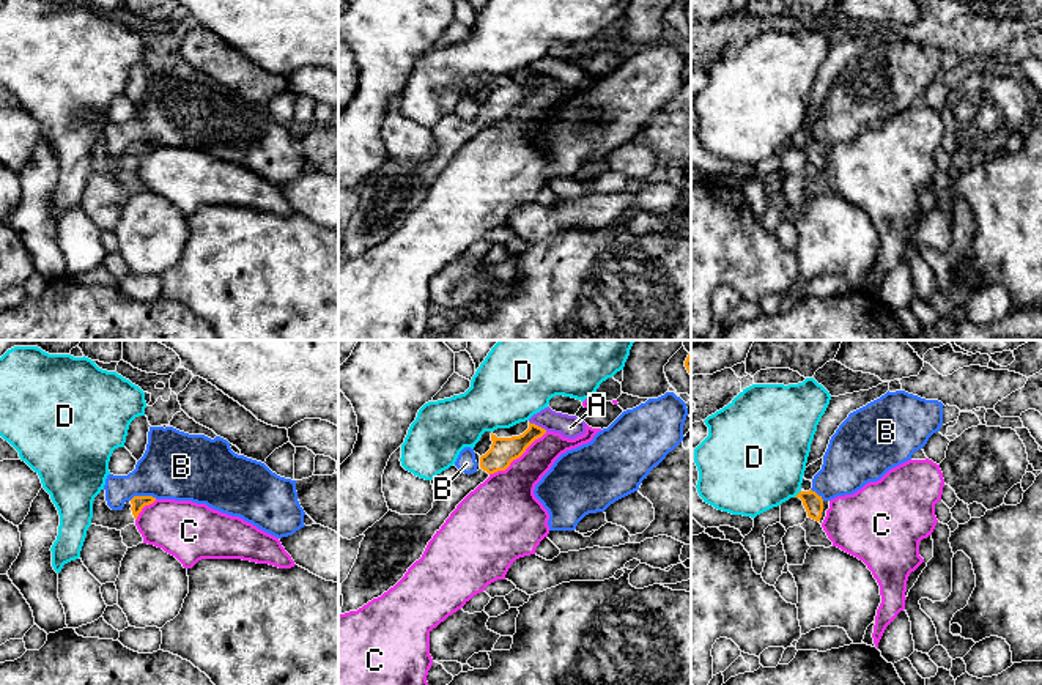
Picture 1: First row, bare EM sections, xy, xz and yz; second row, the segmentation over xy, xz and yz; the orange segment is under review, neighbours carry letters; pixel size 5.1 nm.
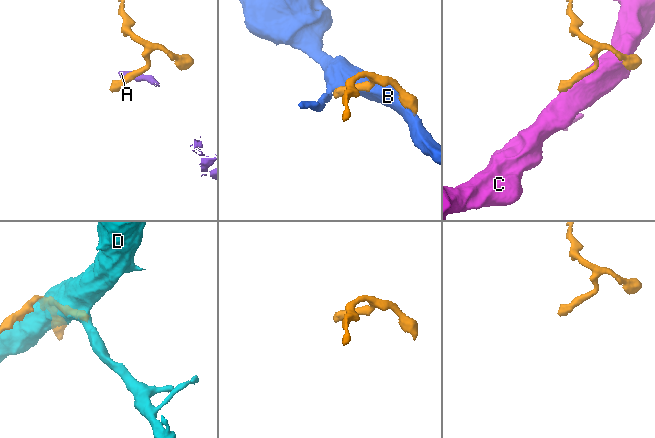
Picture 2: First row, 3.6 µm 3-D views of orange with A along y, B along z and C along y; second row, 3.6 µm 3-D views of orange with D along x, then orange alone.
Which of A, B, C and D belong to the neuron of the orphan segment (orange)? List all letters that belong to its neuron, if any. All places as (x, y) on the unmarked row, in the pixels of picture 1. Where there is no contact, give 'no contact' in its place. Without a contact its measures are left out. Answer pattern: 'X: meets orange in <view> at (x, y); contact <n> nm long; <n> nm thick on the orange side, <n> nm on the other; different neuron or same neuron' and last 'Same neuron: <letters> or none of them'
A: meets orange in xz at (537, 73); contact 110 nm long; 140 nm thick on the orange side, 120 nm on the other; different neuron
B: meets orange in xy at (142, 144); contact 140 nm long; 70 nm thick on the orange side, 340 nm on the other; different neuron
C: meets orange in xz at (518, 104); contact 360 nm long; 140 nm thick on the orange side, 300 nm on the other; different neuron
D: meets orange in yz at (798, 140); contact 50 nm long; 100 nm thick on the orange side, 460 nm on the other; different neuron
Same neuron: none of them

